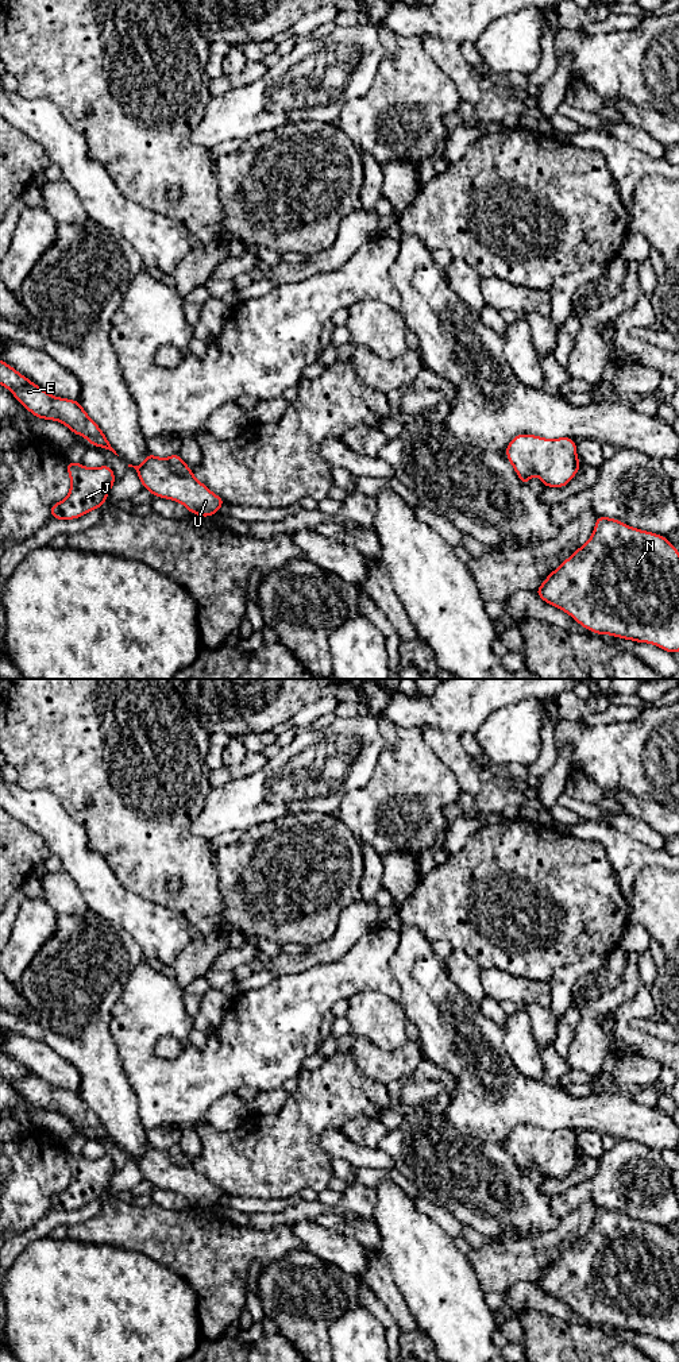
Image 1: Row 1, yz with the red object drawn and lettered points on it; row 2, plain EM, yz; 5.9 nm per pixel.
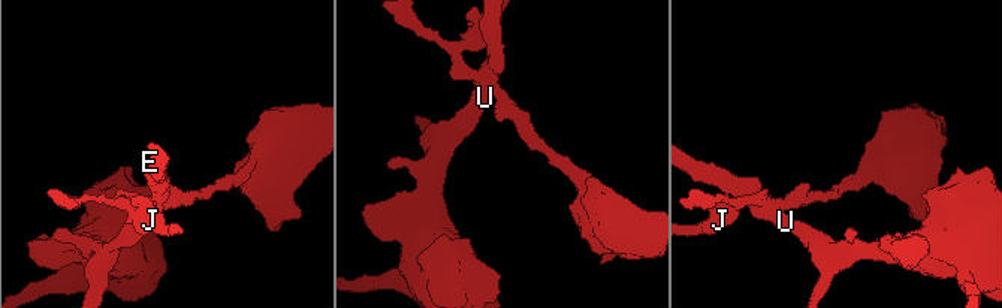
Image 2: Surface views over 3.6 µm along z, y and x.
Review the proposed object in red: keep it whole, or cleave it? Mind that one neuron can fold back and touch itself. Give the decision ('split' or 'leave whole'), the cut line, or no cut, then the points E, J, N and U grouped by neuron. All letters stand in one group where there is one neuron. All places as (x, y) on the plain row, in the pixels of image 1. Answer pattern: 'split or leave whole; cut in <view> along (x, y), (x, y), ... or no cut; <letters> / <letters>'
split; cut in yz along (165, 1150), (173, 1162), (180, 1165), (191, 1164); E N U / J

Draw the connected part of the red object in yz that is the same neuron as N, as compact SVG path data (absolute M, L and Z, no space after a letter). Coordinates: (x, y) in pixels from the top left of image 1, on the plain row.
M598 1207L593 1226L535 1284L590 1323L679 1343L679 1242L666 1227Z

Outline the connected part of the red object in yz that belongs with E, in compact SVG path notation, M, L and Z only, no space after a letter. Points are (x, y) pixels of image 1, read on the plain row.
M0 1050L0 1074L34 1107L54 1111L66 1116L74 1126L84 1127L92 1138L116 1142L111 1138L104 1123L85 1104L80 1092L59 1089L32 1074L13 1058Z

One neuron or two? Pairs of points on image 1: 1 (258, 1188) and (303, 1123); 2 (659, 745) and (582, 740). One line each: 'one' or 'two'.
1: one
2: one

